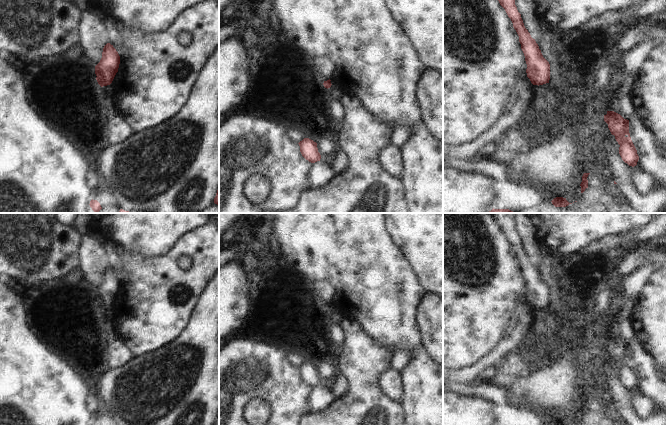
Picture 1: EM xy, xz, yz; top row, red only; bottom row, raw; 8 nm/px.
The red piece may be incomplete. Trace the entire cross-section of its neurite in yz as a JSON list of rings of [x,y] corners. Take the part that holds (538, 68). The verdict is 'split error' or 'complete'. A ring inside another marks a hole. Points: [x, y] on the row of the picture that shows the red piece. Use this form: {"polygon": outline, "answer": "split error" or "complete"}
{"polygon": [[[498,0],[505,9],[508,17],[513,23],[513,27],[519,36],[521,49],[525,56],[527,64],[527,77],[533,85],[543,85],[550,80],[550,64],[543,57],[541,50],[535,39],[533,39],[525,28],[521,14],[515,5],[515,0]]], "answer": "complete"}

